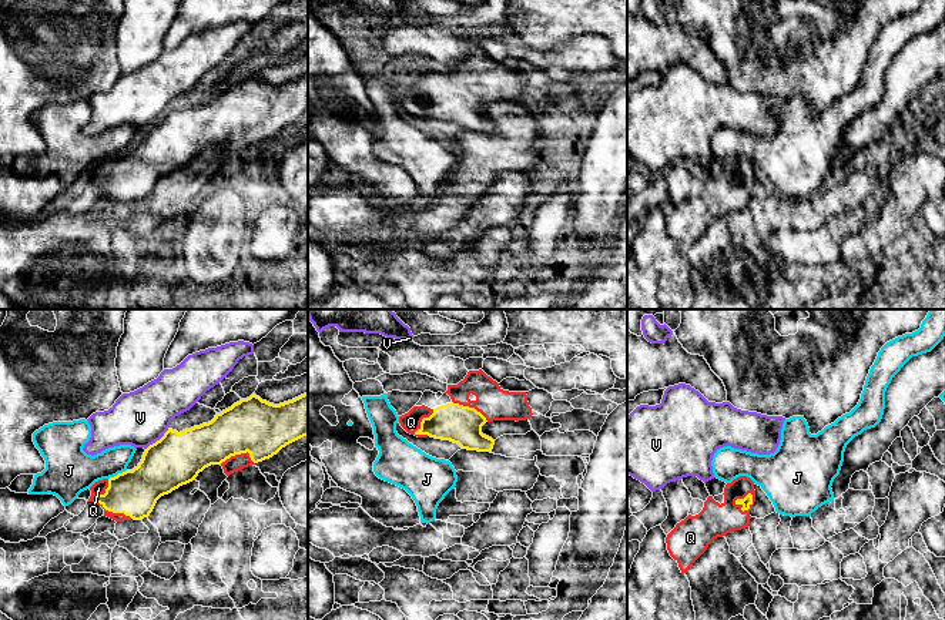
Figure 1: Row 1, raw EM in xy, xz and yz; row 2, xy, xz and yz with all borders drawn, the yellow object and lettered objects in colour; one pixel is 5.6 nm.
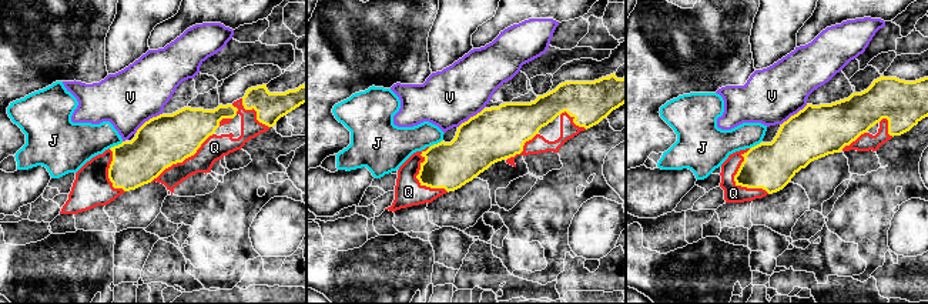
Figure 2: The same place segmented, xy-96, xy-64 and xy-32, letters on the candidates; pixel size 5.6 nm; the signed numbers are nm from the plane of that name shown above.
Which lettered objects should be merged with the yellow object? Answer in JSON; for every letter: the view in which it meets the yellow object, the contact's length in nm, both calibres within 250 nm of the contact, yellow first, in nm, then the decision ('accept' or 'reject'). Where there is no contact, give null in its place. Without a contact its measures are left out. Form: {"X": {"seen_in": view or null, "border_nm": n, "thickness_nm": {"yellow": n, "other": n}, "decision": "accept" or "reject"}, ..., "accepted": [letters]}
{"J": {"seen_in": "xy", "border_nm": 120, "thickness_nm": {"yellow": 260, "other": 240}, "decision": "reject"}, "Q": {"seen_in": "xy", "border_nm": 260, "thickness_nm": {"yellow": 260, "other": 80}, "decision": "accept"}, "V": {"seen_in": "xy", "border_nm": 180, "thickness_nm": {"yellow": 300, "other": 320}, "decision": "reject"}, "accepted": ["Q"]}

